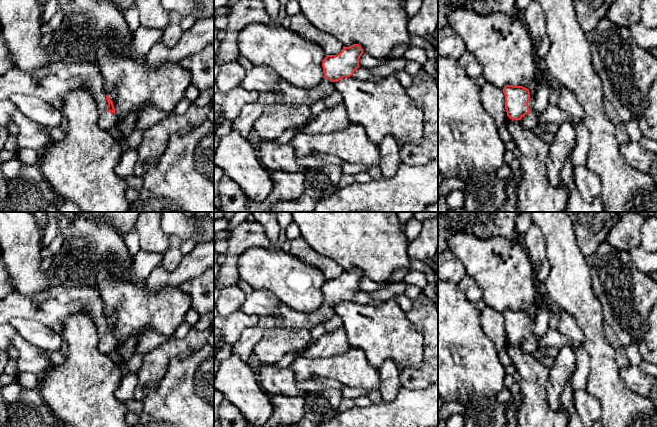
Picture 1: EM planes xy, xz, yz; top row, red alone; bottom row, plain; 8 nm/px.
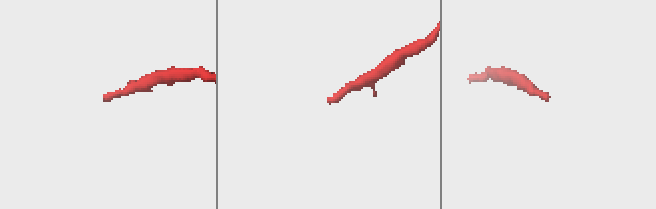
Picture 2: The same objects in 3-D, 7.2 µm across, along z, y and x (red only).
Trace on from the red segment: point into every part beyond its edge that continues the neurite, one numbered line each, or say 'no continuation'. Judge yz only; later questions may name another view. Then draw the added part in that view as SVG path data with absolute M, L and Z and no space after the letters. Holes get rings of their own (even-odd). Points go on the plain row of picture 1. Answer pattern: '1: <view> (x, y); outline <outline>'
1: yz (538, 325); outline M537 292L535 298L536 312L535 317L530 318L528 326L530 336L522 341L520 348L529 353L533 354L539 348L540 337L546 333L549 328L549 320L551 315L552 306L546 300L543 303L538 298L543 292Z

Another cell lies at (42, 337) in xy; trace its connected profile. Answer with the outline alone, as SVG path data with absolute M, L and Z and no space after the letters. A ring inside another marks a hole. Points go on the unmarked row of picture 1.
M14 318L9 323L20 336L34 347L47 352L61 352L64 354L63 339L52 328L39 321Z

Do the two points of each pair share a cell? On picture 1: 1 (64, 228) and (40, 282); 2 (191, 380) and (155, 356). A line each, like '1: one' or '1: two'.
1: two
2: two

